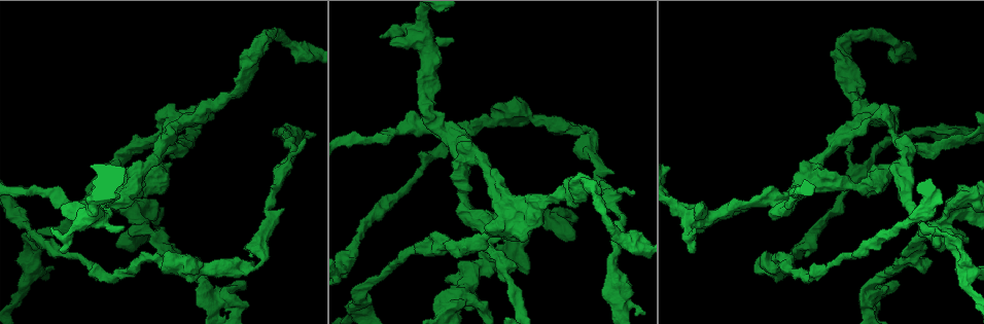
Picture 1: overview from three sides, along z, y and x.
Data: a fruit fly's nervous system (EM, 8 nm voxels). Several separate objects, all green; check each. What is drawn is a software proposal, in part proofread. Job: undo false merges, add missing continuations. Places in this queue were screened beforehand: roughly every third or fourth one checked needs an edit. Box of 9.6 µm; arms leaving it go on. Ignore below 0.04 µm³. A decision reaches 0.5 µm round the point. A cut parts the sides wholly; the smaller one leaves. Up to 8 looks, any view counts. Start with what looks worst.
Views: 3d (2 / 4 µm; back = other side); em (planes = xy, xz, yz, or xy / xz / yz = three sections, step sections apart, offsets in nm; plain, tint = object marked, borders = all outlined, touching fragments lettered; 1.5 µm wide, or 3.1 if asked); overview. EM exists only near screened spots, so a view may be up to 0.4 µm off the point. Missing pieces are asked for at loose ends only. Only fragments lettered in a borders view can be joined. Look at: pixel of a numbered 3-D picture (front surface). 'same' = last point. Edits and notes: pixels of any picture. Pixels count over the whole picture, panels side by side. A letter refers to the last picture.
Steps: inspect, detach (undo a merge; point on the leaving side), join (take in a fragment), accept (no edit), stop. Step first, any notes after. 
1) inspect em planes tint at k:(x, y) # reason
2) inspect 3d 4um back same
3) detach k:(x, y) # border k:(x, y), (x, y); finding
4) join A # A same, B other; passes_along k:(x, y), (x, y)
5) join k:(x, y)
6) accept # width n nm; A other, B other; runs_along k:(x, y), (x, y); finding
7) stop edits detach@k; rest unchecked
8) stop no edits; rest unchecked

inspect 3d 2um at 1:(527, 275) # free end

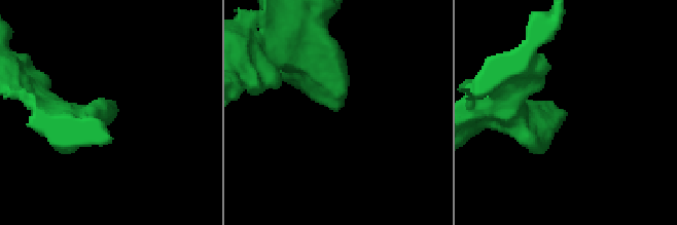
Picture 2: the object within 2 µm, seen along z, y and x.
inspect em planes borders at 2:(106, 111) # need the tissue

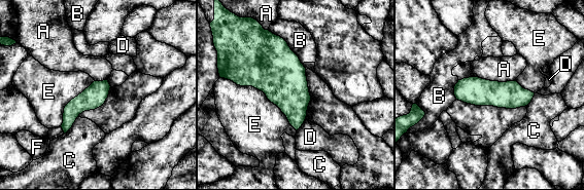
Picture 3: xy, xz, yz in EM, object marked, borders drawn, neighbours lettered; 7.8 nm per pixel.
accept # A other, B other, C other, D other, E other, F other; runs_along 3:(456, 88), (499, 94), (530, 94); no lettered fragment goes on from it

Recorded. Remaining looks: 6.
inspect 3d 2um at 1:(394, 33)

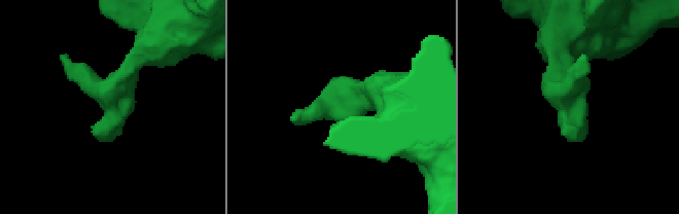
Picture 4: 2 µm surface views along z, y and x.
inspect em xz step 4 tint at 4:(579, 138)

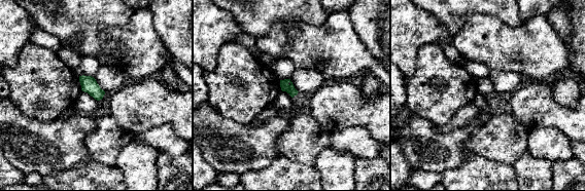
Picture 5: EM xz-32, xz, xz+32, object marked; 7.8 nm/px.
inspect em planes borders same # cut it another way

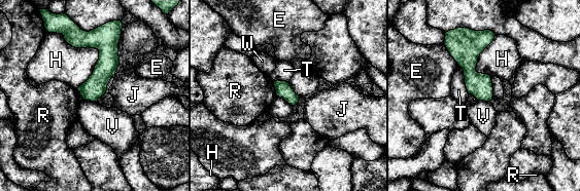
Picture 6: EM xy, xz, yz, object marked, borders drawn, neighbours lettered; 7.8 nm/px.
accept # longest_contact H 460 nm; E other, H other, J other, R other, T other, V other, W other; no lettered fragment goes on from it

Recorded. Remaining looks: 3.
inspect 3d 2um at 1:(851, 141) # tapers out

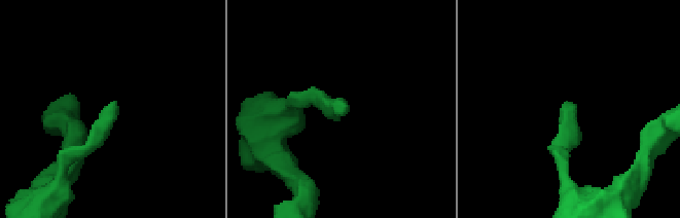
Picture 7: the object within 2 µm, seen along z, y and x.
inspect em planes borders at 7:(348, 108) # now the EM

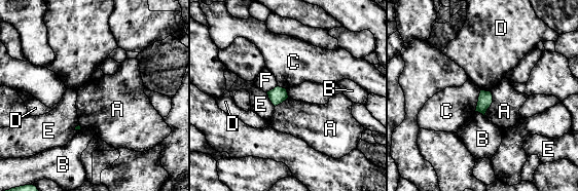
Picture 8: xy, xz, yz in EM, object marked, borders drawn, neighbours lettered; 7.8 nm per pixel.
accept # longest_contact A 220 nm; A other, B other, C other, D other, E other, F other; border 8:(491, 91), (492, 104), (485, 117); no lettered fragment goes on from it

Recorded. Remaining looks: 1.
stop no edits; rest unchecked

